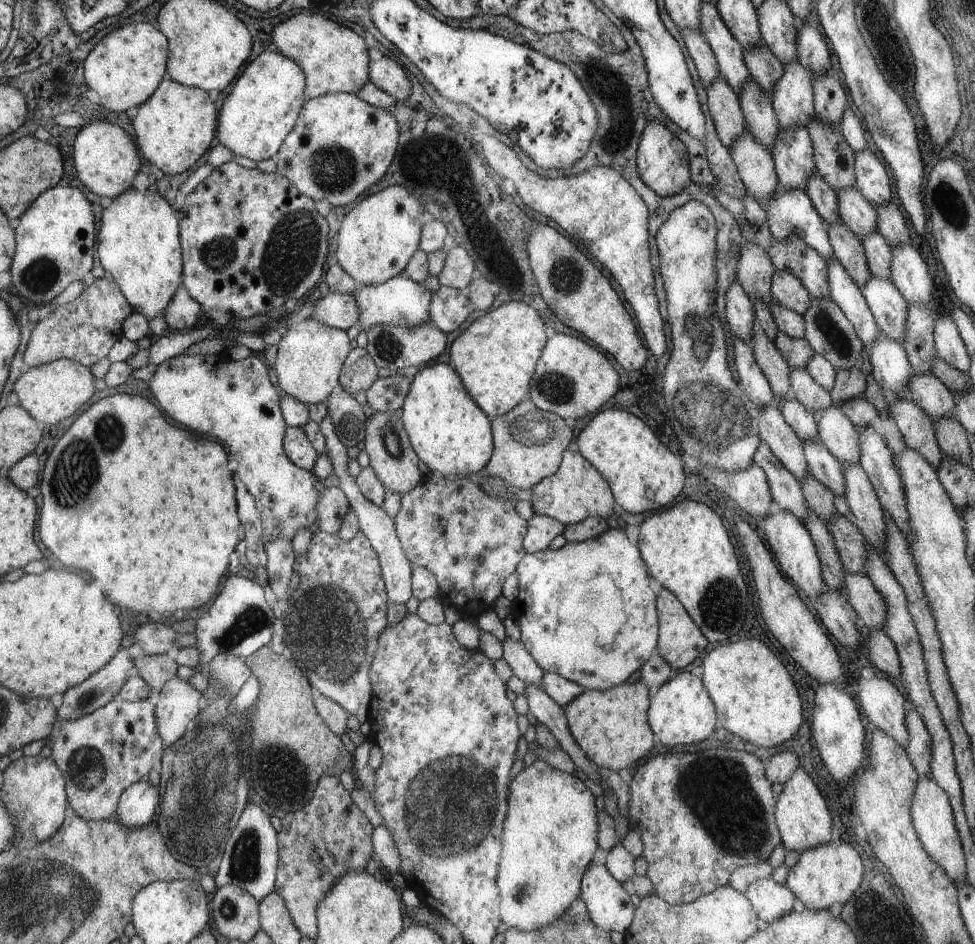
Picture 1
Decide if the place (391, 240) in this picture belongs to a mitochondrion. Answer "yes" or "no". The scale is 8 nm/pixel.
no

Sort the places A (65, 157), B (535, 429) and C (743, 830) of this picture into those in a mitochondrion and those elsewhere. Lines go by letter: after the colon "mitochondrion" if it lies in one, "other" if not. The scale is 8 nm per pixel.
A: other
B: mitochondrion
C: mitochondrion

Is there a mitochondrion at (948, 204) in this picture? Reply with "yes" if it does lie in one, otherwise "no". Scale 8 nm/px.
yes

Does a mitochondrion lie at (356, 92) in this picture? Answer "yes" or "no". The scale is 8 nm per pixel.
no

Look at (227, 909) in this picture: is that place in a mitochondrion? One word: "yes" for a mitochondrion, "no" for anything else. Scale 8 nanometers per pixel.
yes

